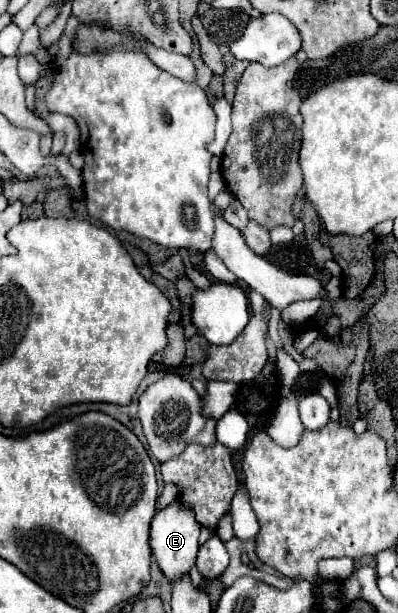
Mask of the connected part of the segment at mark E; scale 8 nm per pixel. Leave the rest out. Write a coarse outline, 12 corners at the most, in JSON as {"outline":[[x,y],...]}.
{"outline":[[180,500],[150,524],[150,548],[168,580],[190,572],[200,524]]}

